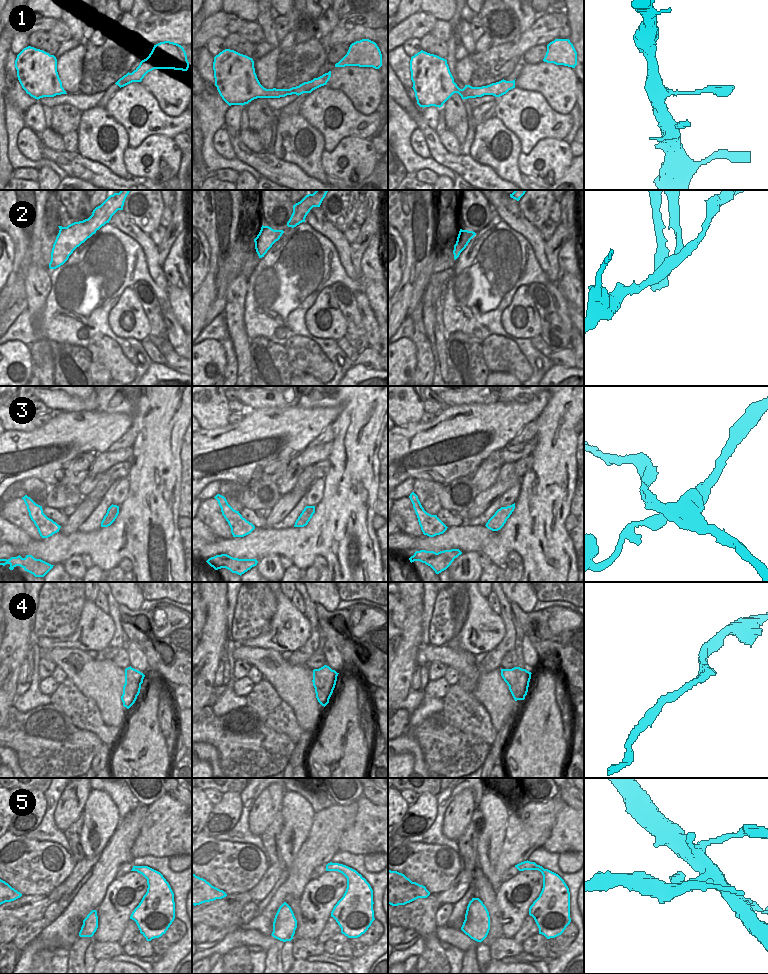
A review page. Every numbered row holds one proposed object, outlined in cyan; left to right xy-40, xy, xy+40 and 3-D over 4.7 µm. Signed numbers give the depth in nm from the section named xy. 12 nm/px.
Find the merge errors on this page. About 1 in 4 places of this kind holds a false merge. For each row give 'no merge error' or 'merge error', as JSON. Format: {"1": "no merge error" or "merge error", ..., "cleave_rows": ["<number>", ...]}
{"1": "no merge error", "2": "merge error", "3": "merge error", "4": "no merge error", "5": "merge error", "cleave_rows": ["2", "3", "5"]}

